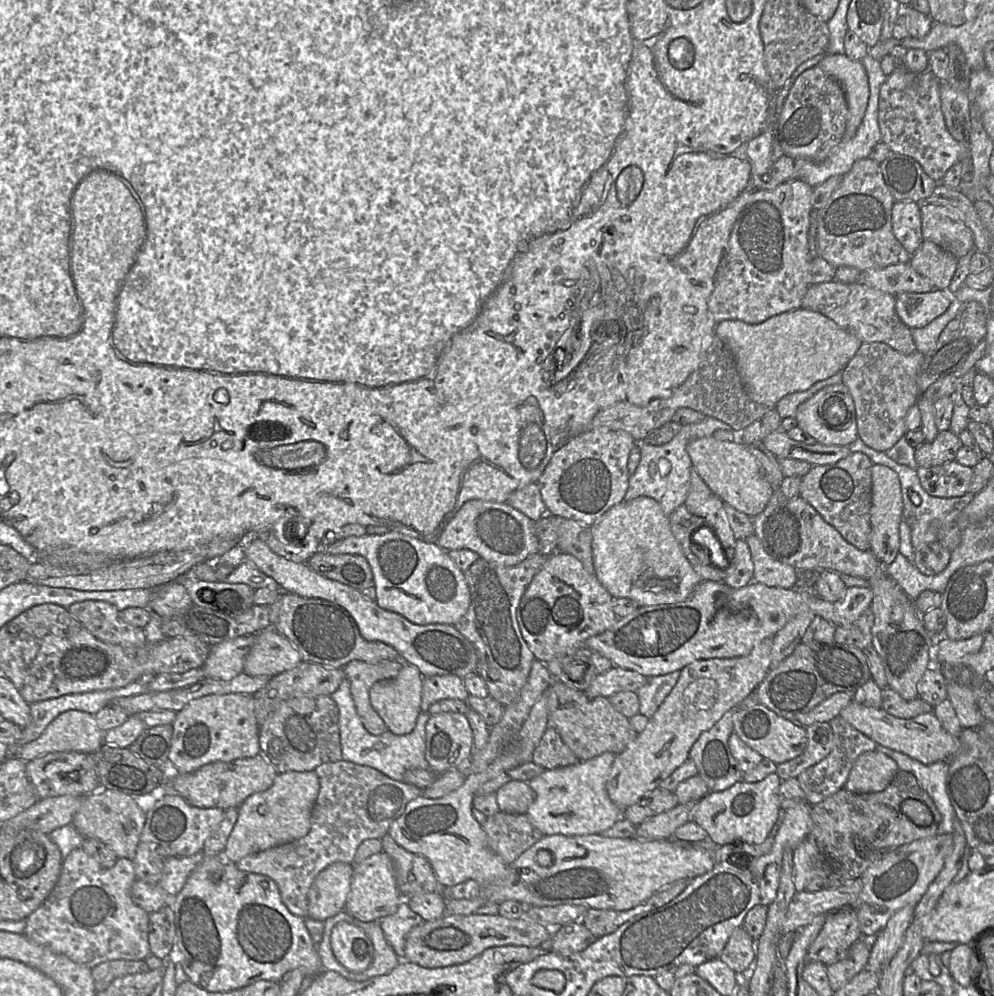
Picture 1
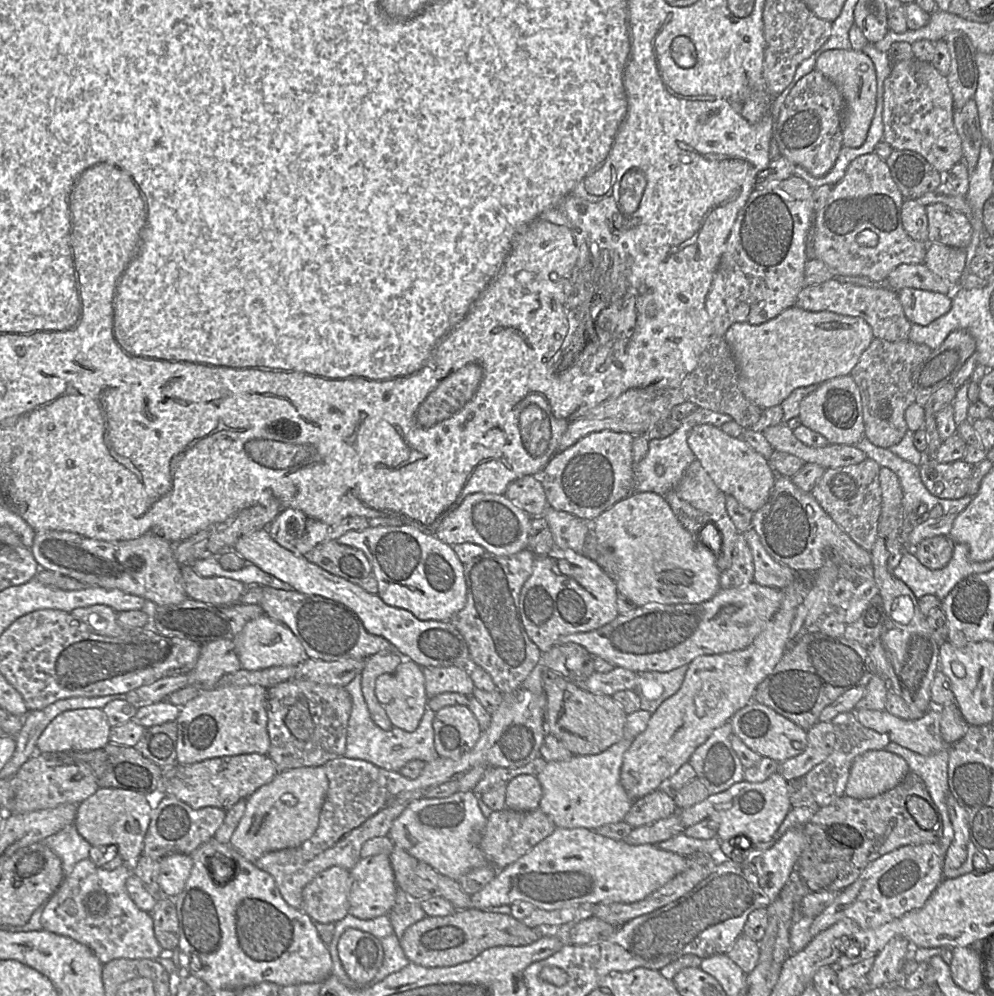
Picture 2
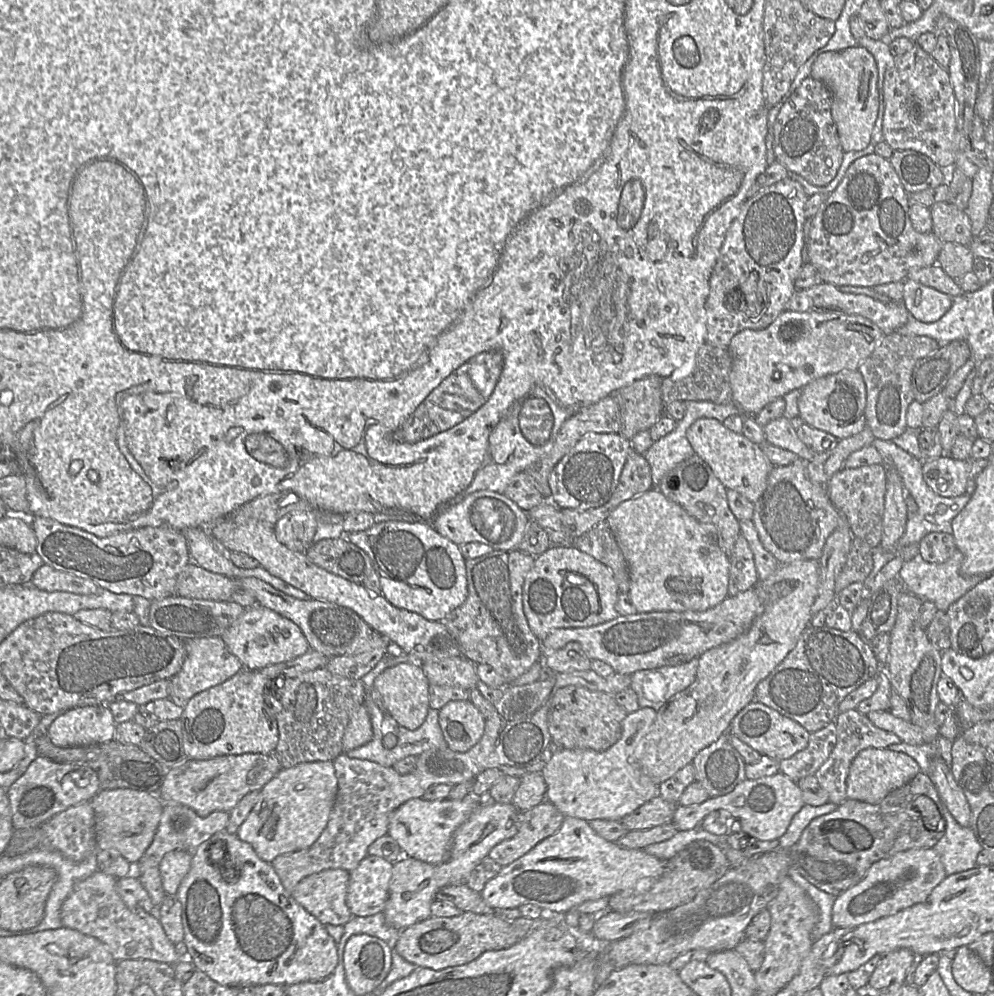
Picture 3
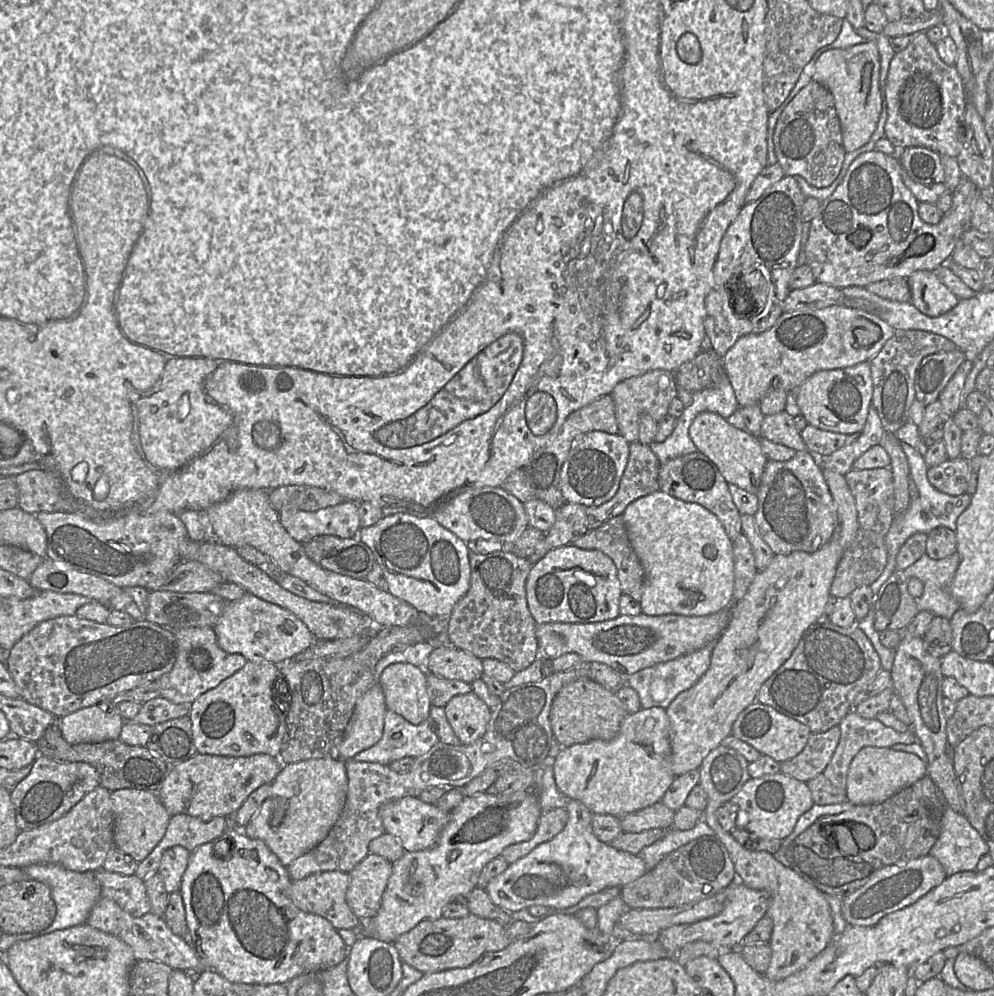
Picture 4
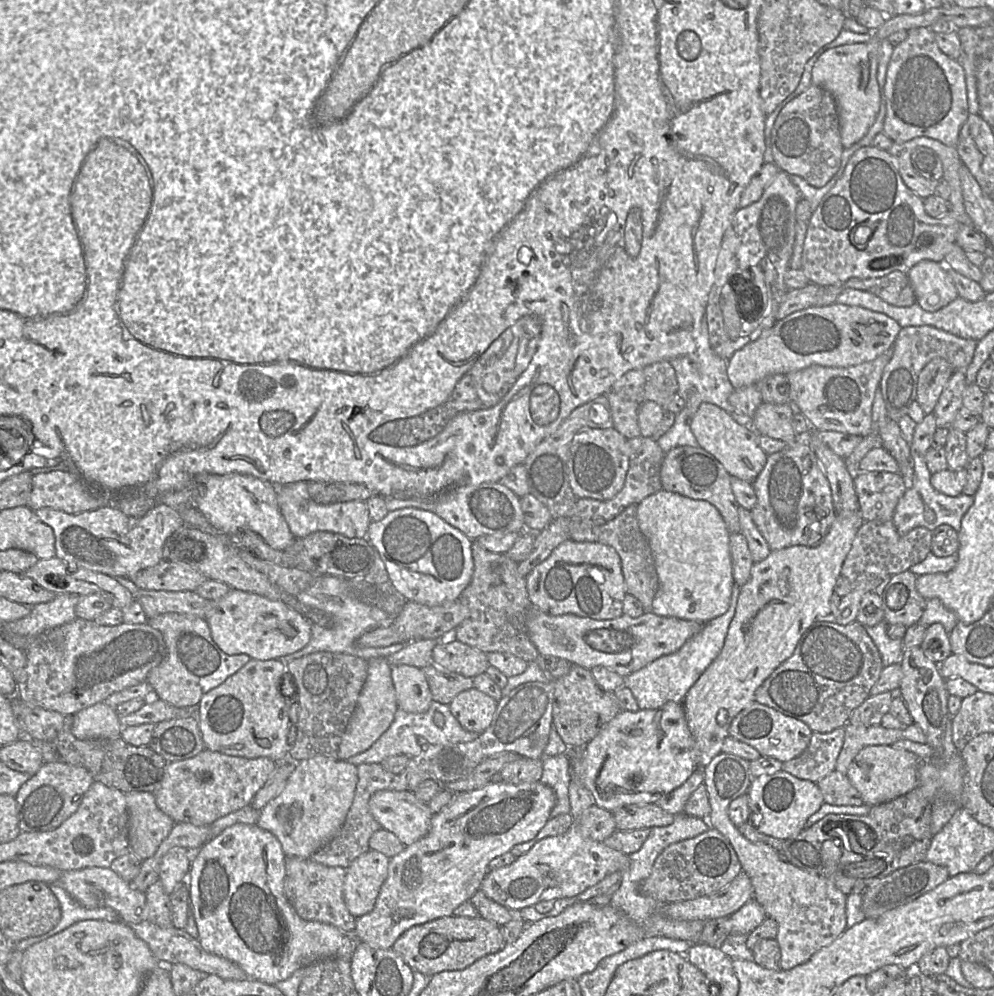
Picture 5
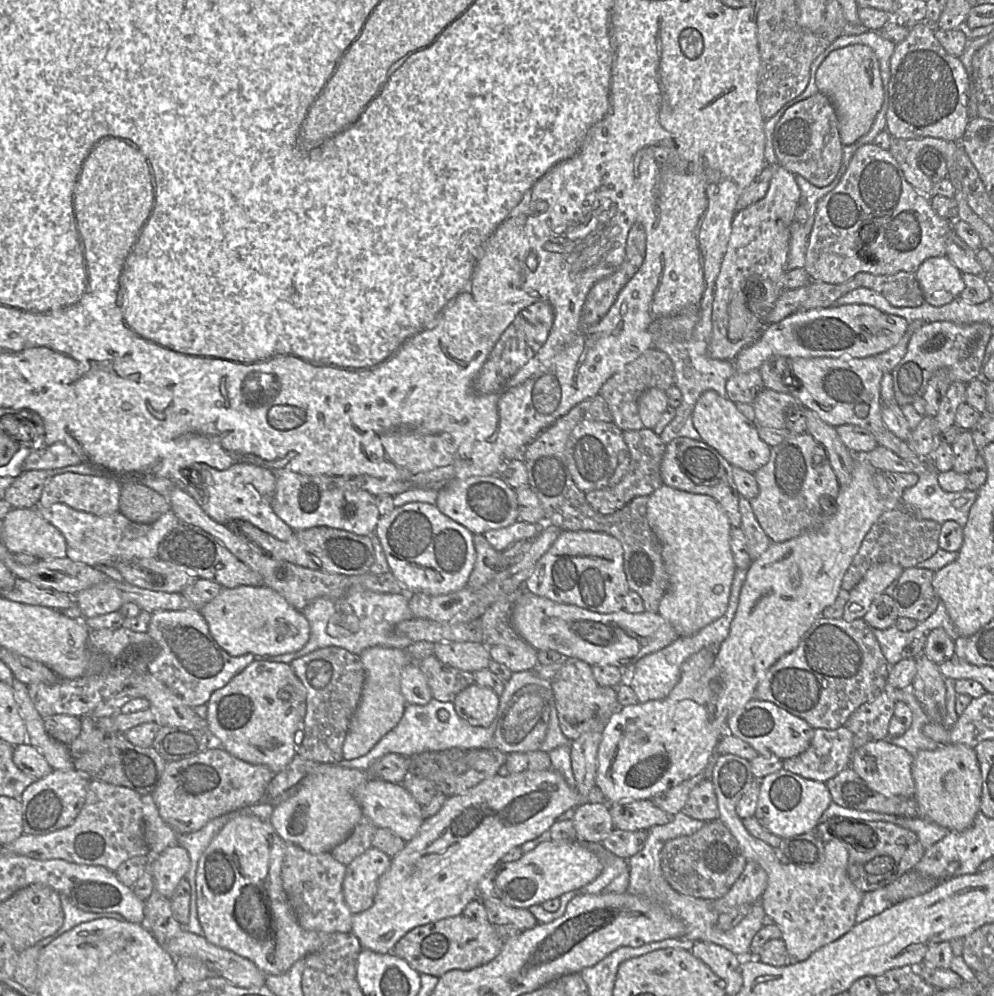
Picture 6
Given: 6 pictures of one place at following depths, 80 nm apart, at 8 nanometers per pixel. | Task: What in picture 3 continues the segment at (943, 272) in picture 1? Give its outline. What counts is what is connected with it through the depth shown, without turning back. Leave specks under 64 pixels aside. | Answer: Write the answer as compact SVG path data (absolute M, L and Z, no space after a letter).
M946 242L938 255L937 262L951 278L958 280L972 271L974 254L969 246L955 242Z

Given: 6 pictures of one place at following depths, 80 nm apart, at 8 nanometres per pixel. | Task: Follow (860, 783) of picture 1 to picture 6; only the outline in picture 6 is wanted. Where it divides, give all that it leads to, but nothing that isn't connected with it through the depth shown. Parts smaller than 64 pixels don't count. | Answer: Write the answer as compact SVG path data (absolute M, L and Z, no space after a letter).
M889 739L868 741L852 755L850 767L867 786L886 796L913 797L916 786L912 774L914 756L906 749L896 746Z

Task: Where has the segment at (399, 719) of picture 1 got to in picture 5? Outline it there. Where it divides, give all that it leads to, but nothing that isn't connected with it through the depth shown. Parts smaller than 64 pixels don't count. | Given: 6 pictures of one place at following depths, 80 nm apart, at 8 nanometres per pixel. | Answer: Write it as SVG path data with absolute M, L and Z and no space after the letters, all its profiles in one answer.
M400 664L391 669L398 708L420 714L426 712L433 700L422 669Z

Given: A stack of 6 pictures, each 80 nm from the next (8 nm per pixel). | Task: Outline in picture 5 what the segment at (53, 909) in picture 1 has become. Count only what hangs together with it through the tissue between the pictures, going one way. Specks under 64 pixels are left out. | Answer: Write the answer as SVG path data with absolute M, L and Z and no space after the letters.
M145 920L136 924L128 924L135 934L145 941L156 959L166 965L171 966L176 963L182 963L200 971L204 974L214 974L223 979L229 980L247 980L246 972L235 962L224 957L207 952L201 945L198 938L189 935L185 929L175 927L162 928L150 920Z

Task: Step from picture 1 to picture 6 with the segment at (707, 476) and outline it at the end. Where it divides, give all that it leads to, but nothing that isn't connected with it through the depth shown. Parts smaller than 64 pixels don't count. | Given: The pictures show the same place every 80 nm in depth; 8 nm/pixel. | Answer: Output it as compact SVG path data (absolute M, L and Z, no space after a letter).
M713 390L704 392L698 399L693 412L693 425L702 441L717 450L733 467L755 473L770 459L771 447L760 438L756 422L748 420L733 401Z

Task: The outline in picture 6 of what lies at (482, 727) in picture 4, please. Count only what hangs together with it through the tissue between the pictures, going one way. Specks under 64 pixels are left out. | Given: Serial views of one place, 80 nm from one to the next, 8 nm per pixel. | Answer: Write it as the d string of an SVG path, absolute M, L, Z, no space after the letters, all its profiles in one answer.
M473 683L458 693L453 703L461 719L472 726L489 727L498 715L500 696Z

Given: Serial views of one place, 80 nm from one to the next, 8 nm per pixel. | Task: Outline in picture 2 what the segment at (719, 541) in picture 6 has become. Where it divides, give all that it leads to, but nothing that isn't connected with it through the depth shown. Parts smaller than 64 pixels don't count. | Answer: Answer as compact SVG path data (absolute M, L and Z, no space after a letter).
M653 492L631 493L589 524L616 558L616 578L612 579L618 593L637 607L651 603L700 604L713 598L722 588L717 530L708 523L706 531L696 538L683 527L664 496Z

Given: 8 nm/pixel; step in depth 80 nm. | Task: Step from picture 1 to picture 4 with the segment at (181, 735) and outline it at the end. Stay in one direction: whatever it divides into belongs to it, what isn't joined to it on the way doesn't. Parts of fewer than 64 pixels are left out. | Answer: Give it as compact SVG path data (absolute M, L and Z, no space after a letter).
M248 661L232 676L191 703L188 716L198 753L233 757L269 754L279 758L286 733L285 714L279 706L280 701L283 707L283 701L289 702L289 697L283 696L279 690L280 683L277 683L278 692L274 692L278 705L272 699L273 683L280 673L279 666L271 662Z

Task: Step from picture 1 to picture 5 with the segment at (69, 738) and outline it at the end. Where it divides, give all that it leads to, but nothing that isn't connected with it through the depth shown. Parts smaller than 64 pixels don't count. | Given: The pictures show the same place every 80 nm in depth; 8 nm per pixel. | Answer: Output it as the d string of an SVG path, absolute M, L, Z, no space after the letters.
M103 701L74 714L71 731L78 739L116 738L121 736L122 725L116 707Z

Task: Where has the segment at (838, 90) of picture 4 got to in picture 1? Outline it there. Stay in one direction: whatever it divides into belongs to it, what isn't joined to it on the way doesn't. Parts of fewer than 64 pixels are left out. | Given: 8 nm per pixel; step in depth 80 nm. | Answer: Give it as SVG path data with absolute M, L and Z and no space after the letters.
M845 54L827 55L817 66L819 66L825 74L837 80L844 91L847 102L847 123L844 137L851 139L855 136L863 120L869 100L870 91L866 70L860 60L850 59Z

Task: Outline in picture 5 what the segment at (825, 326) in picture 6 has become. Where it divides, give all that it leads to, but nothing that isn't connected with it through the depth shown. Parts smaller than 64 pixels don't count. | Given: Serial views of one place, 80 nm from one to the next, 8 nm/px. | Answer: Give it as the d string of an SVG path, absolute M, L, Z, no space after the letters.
M833 303L812 306L776 321L757 340L727 360L727 374L734 389L757 385L772 374L787 375L812 365L850 367L872 361L891 349L902 327L889 316L861 306Z

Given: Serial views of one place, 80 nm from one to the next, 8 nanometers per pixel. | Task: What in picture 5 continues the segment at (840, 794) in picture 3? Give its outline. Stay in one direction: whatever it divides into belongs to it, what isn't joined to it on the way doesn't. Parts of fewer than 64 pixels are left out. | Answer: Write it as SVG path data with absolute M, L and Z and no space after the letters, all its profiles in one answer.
M847 723L844 726L845 738L838 756L835 771L847 774L848 768L864 747L869 745L892 745L898 740L908 739L926 743L926 736L919 726L912 724L903 729L886 728L880 725L866 726Z

